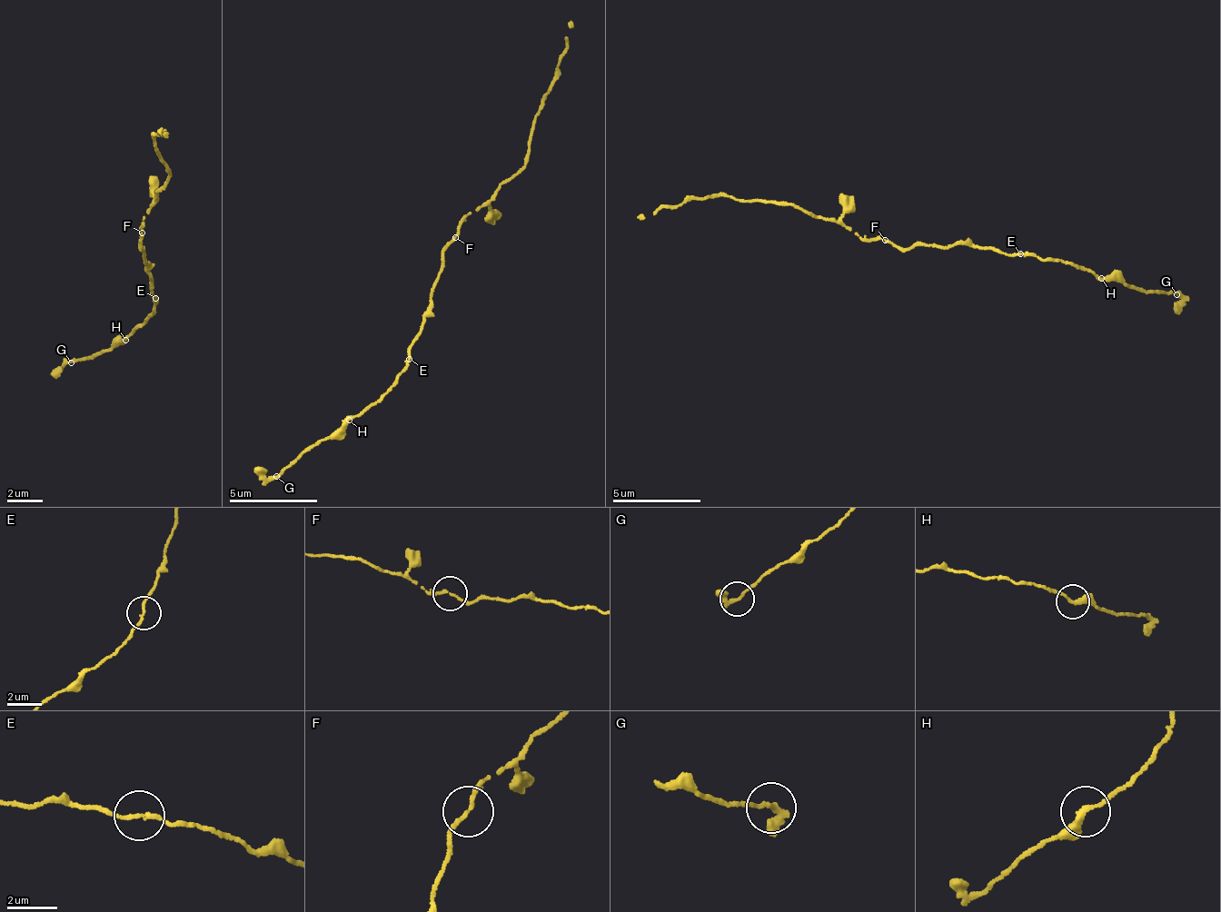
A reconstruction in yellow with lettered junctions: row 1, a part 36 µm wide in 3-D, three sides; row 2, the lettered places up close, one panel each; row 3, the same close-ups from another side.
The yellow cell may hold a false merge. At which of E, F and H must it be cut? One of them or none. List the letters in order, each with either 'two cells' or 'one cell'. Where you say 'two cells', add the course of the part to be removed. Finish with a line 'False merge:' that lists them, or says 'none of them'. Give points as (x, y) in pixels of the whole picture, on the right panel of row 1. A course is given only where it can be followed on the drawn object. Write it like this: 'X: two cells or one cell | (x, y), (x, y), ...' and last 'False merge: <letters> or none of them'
E: one cell
F: one cell
H: one cell
False merge: none of them

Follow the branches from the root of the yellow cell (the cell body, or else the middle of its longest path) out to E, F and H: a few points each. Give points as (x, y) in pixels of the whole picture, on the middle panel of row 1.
E: (440, 267), (440, 280), (434, 282), (432, 313), (421, 324), (421, 333), (414, 336), (411, 358)
F: (440, 267), (442, 244), (454, 238)
H: (440, 267), (440, 280), (434, 282), (432, 313), (414, 336), (411, 366), (395, 377), (371, 406), (347, 419)

